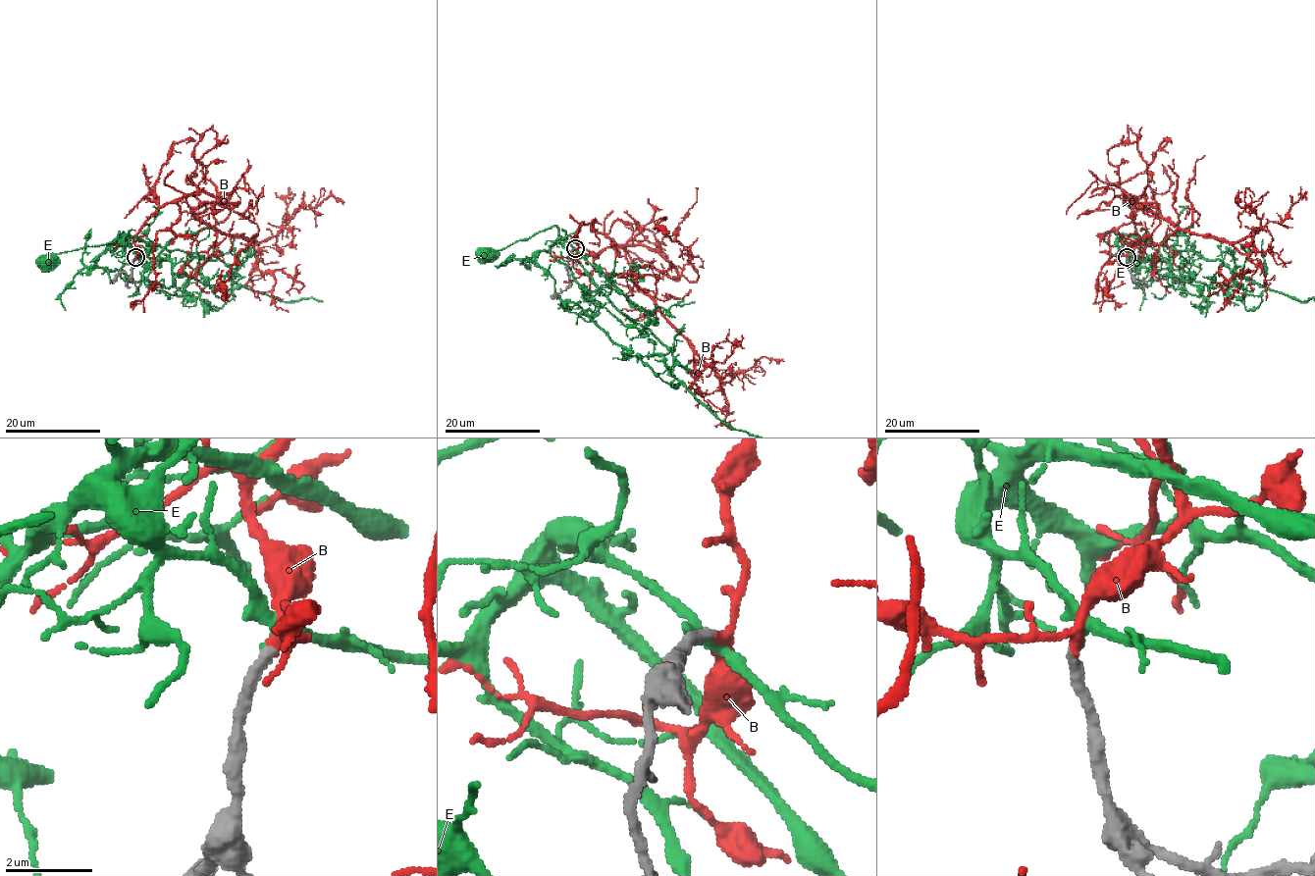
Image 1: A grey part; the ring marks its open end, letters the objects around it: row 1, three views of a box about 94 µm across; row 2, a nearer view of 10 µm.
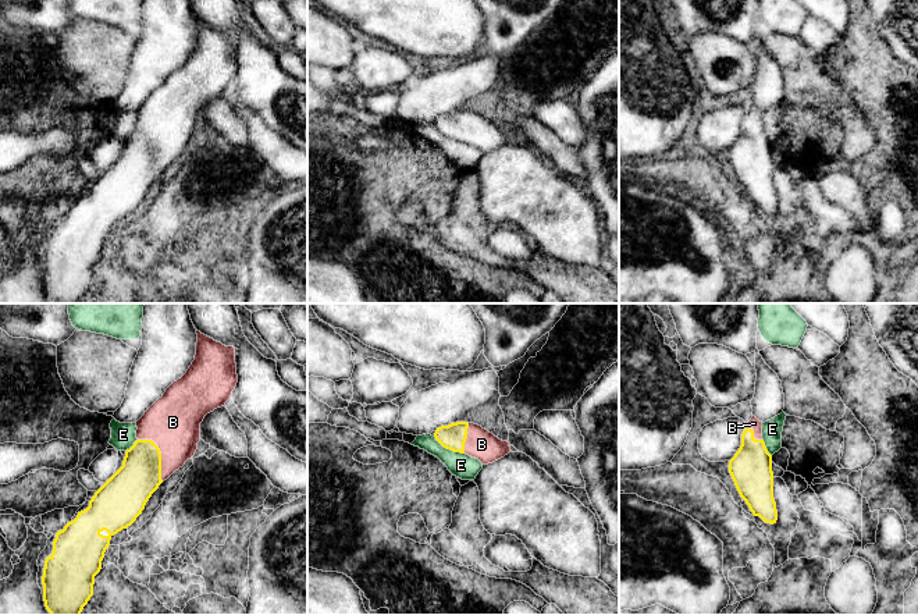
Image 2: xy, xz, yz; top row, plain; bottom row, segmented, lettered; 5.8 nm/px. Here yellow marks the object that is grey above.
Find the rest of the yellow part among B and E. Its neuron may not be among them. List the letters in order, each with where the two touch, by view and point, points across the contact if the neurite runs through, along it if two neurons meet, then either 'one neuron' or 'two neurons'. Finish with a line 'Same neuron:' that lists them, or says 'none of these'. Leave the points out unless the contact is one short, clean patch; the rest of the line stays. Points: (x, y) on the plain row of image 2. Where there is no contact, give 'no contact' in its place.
B: meets yellow in xy at (160, 142); runs through xy (132, 173), (160, 142), (173, 110); one neuron
E: meets yellow in xz at (448, 137); border along xz (433, 124), (444, 135), (463, 142); two neurons
Same neuron: B

